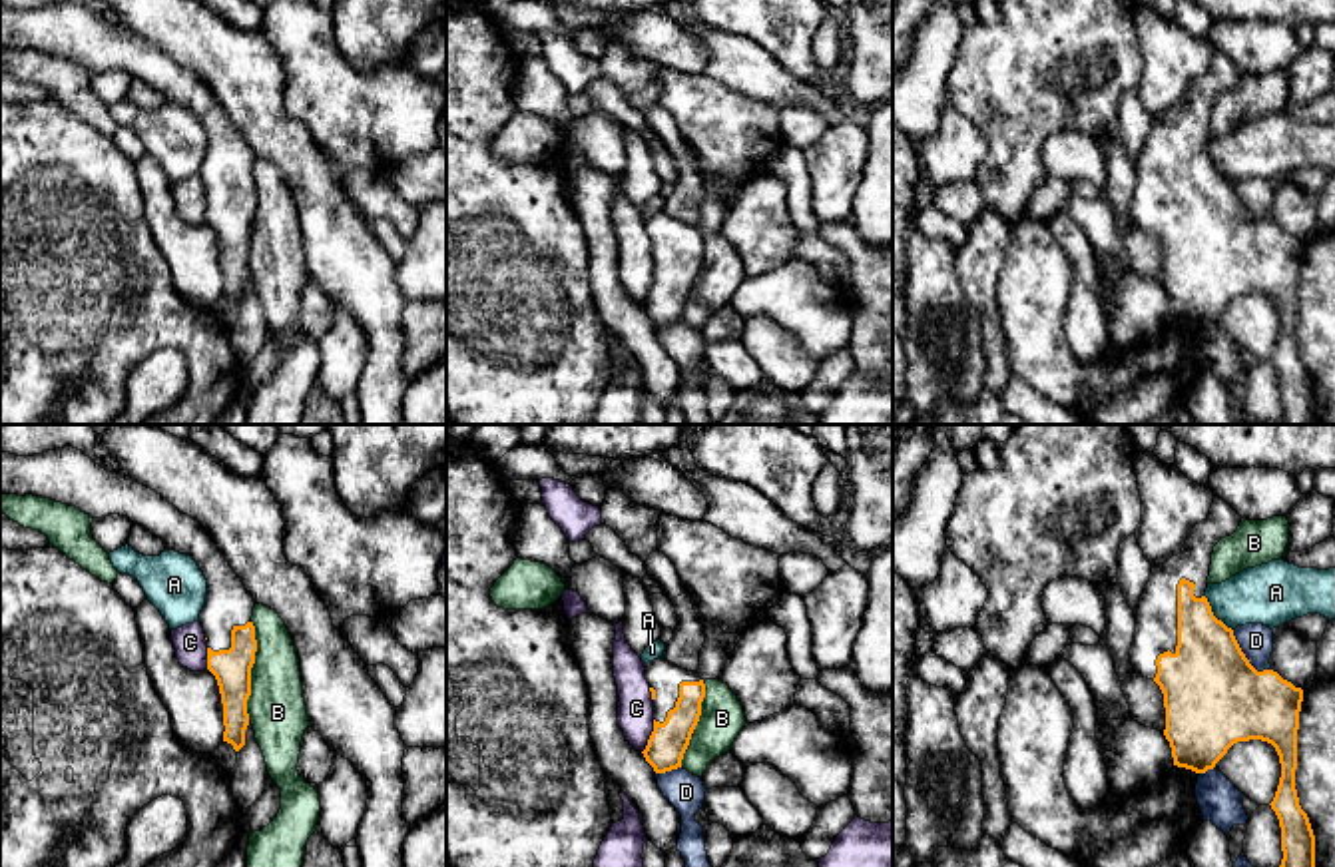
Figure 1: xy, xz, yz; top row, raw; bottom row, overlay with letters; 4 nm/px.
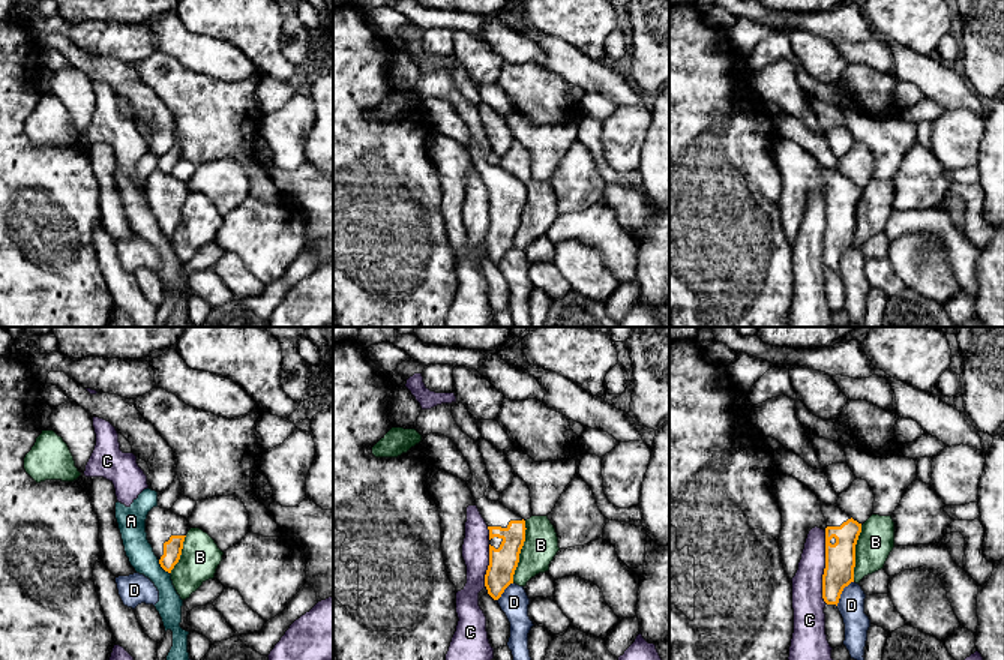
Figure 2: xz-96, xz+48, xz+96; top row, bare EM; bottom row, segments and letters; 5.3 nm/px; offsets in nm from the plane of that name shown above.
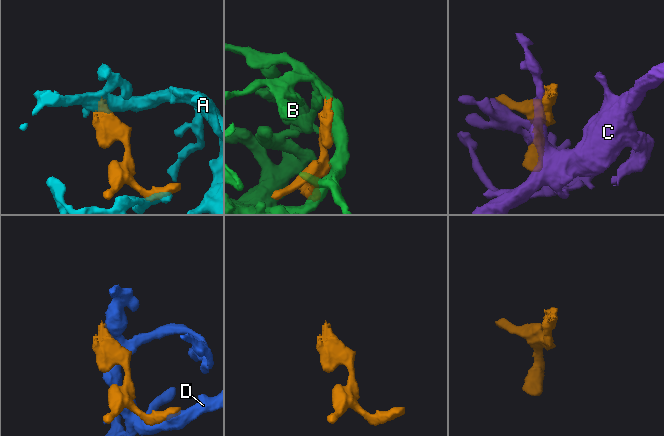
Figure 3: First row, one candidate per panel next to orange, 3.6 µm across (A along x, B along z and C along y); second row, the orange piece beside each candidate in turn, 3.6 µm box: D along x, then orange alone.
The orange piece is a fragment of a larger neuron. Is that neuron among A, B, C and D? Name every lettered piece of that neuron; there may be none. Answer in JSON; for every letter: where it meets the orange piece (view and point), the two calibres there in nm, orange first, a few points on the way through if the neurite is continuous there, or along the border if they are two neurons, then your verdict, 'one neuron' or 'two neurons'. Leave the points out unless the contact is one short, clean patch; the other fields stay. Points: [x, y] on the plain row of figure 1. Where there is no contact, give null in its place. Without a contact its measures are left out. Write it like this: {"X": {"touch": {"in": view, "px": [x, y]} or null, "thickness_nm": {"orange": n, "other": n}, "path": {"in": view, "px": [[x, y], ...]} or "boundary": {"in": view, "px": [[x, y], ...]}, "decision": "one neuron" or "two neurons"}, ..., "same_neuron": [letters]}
{"A": {"touch": {"in": "yz", "px": [1212, 168]}, "thickness_nm": {"orange": 340, "other": 240}, "boundary": {"in": "yz", "px": [[1204, 150], [1210, 164], [1232, 184]]}, "decision": "two neurons"}, "B": {"touch": {"in": "xy", "px": [250, 224]}, "thickness_nm": {"orange": 160, "other": 240}, "decision": "two neurons"}, "C": {"touch": {"in": "xz", "px": [650, 289]}, "thickness_nm": {"orange": 160, "other": 140}, "decision": "two neurons"}, "D": {"touch": {"in": "yz", "px": [1244, 210]}, "thickness_nm": {"orange": 400, "other": 140}, "decision": "two neurons"}, "same_neuron": []}

